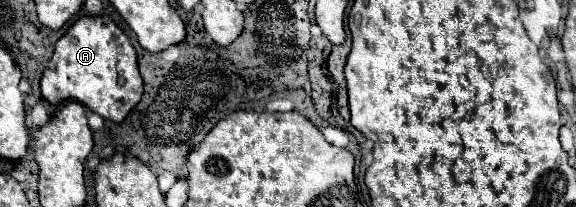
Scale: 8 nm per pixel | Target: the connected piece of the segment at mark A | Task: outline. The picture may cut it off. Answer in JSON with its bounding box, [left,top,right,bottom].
[41,17,143,123]

